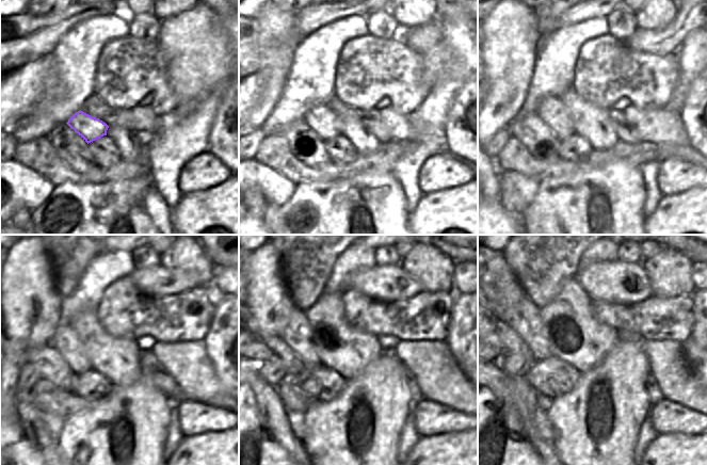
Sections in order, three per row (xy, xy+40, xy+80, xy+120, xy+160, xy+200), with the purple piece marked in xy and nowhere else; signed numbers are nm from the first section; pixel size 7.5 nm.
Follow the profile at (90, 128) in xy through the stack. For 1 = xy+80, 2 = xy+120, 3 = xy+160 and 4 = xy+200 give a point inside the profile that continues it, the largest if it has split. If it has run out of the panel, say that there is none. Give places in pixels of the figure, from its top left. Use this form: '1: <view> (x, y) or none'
1: xy+80 (551, 110)
2: xy+120 (65, 339)
3: xy+160 (298, 333)
4: xy+200 (526, 321)

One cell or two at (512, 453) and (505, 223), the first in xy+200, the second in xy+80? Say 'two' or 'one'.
one

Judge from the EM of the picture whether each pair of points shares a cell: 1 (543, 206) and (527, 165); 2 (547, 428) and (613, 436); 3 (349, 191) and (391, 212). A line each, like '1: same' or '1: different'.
1: different
2: different
3: same

